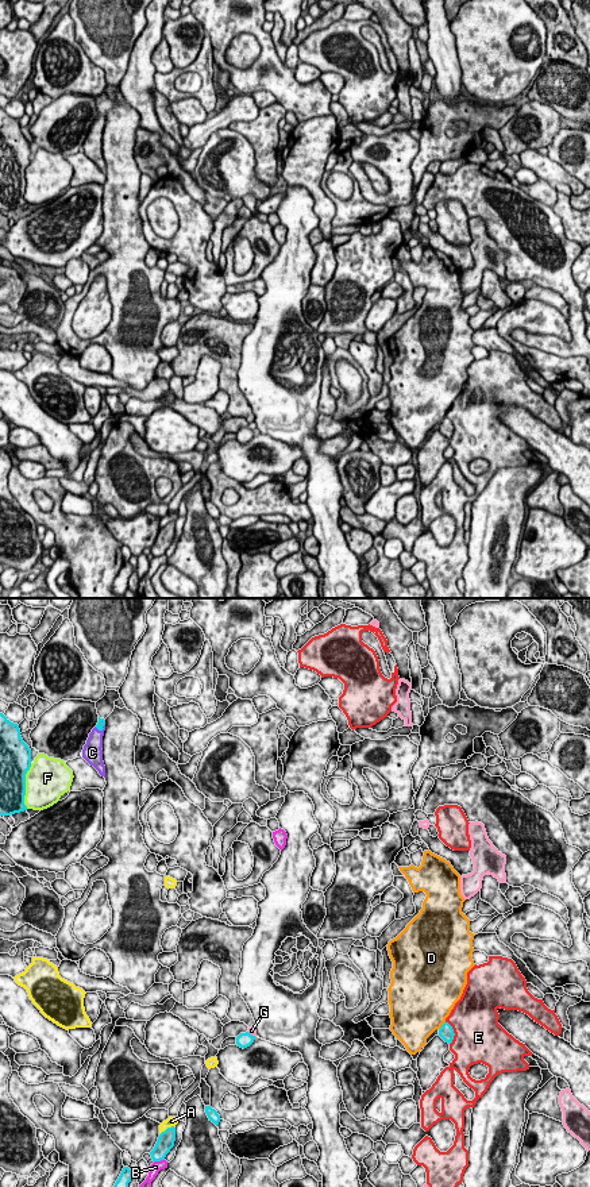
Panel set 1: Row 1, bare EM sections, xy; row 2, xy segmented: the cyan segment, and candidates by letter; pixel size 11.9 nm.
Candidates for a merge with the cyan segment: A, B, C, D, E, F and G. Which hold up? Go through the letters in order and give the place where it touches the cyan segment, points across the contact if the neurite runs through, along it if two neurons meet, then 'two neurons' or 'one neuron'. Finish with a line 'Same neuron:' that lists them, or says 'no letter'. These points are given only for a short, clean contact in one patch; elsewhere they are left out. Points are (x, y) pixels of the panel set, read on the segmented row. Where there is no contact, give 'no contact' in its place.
A: meets cyan in xy at (168, 1128); two neurons
B: meets cyan in xy at (158, 1160); two neurons
C: meets cyan in xy at (100, 729); runs through xy (101, 721), (100, 729), (92, 748); one neuron
D: meets cyan in xy at (442, 1025); two neurons
E: meets cyan in xy at (454, 1033); two neurons
F: meets cyan in xy at (24, 786); two neurons
G: meets cyan in xy at (251, 1035); two neurons
Same neuron: C

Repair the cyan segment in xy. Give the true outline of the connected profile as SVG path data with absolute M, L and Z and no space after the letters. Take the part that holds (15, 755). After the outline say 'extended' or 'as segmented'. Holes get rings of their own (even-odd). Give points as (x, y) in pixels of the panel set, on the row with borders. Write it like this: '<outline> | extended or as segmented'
M0 713L0 816L27 810L26 774L31 767L31 749L23 741L18 724Z | as segmented

